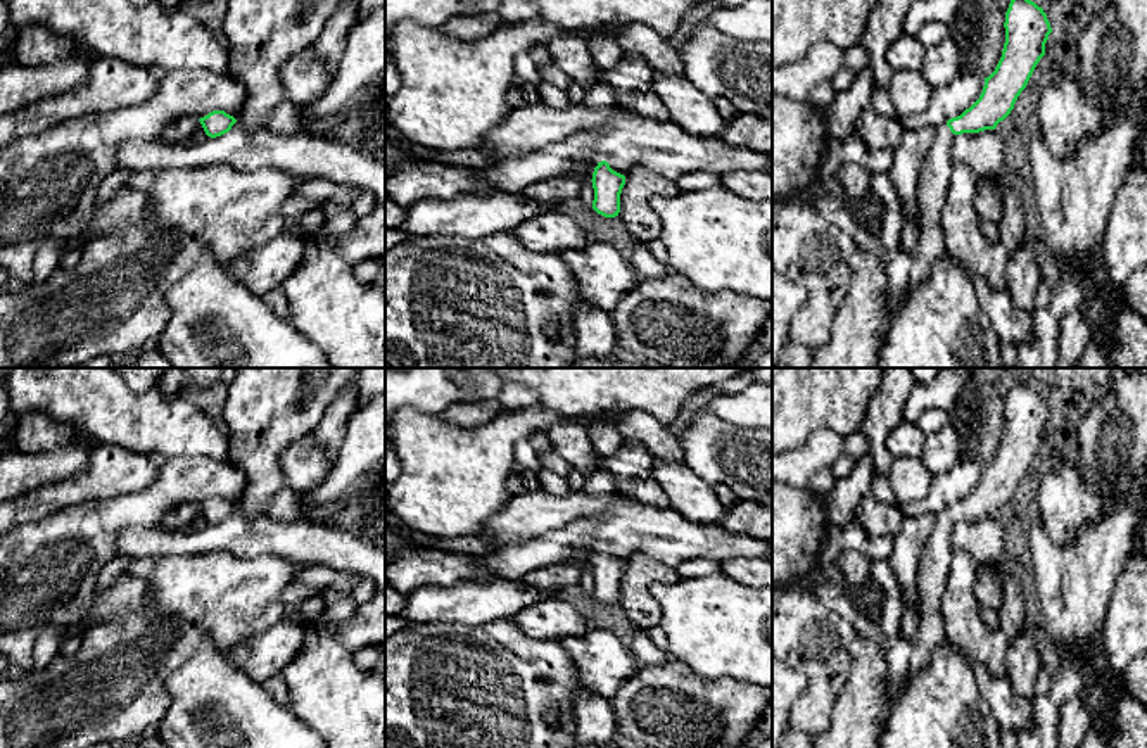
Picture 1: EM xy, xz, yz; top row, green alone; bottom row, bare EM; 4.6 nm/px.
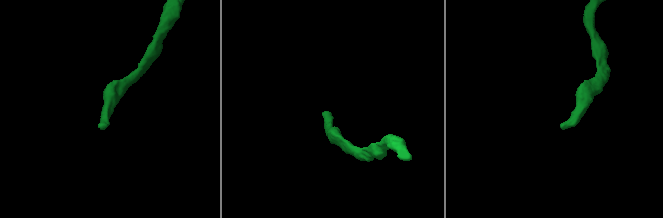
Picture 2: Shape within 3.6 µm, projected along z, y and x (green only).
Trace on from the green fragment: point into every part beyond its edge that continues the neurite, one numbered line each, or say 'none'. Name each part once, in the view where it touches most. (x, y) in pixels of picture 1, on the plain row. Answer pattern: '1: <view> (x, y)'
1: yz (933, 570)

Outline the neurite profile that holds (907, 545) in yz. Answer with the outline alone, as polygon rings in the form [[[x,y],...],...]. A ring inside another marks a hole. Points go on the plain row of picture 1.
[[[936,515],[905,517],[893,536],[888,563],[898,580],[902,601],[919,612],[919,563],[922,549],[935,529]]]

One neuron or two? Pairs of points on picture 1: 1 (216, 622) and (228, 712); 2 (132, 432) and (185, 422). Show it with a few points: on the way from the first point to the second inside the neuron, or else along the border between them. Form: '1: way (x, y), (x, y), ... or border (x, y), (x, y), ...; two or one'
1: border (227, 652), (202, 640), (182, 665); two
2: way (145, 427), (171, 427); one

